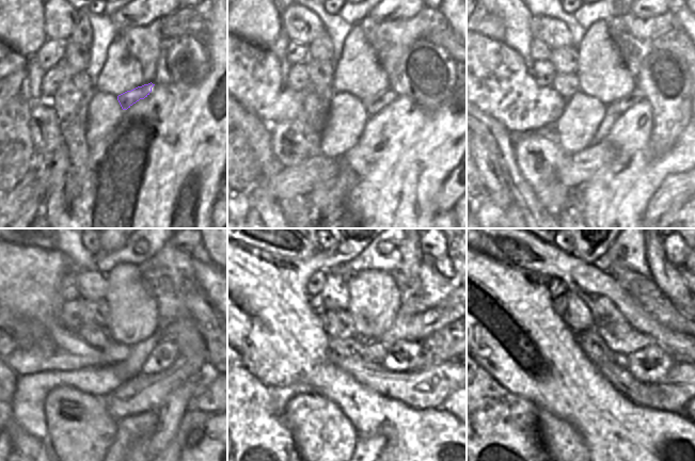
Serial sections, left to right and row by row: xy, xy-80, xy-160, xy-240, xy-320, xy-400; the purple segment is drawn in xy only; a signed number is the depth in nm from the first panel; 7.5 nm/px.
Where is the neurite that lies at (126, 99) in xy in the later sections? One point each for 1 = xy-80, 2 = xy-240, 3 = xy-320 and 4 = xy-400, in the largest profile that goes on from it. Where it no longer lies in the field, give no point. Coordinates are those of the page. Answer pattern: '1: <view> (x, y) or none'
1: xy-80 (373, 105)
2: xy-240 (142, 349)
3: xy-320 (422, 326)
4: xy-400 (683, 312)

